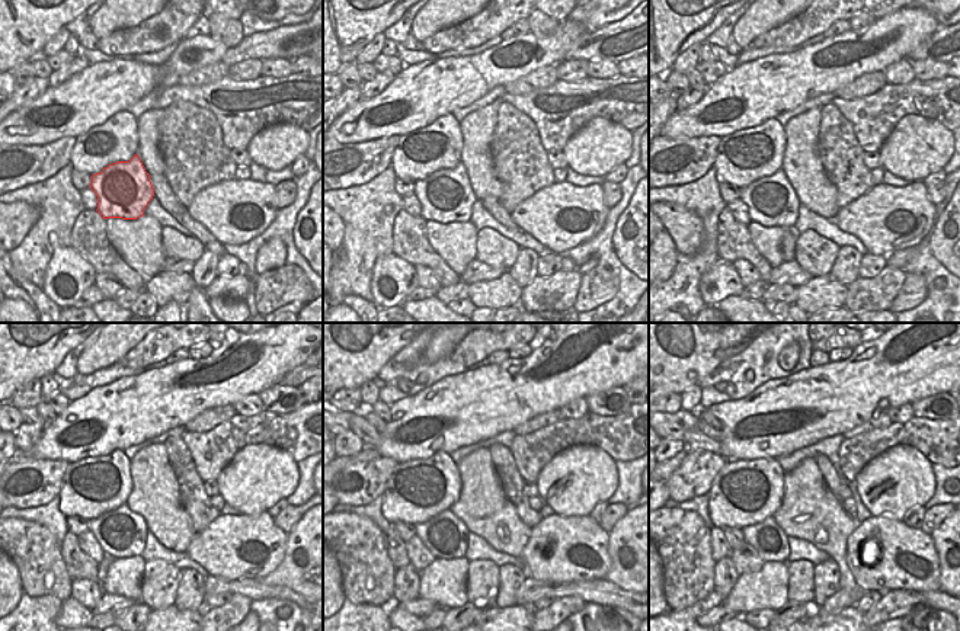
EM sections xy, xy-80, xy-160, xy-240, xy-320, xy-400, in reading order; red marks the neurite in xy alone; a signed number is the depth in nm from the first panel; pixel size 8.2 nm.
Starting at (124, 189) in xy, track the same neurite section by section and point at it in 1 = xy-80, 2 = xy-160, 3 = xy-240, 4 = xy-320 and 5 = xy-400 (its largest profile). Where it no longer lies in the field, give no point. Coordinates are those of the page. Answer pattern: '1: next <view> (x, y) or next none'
1: next xy-80 (445, 197)
2: next xy-160 (771, 201)
3: next xy-240 (121, 532)
4: next xy-320 (445, 535)
5: next xy-400 (767, 538)

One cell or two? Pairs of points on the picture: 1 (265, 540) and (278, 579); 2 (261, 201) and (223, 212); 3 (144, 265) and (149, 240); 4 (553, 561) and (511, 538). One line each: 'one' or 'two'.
1: two
2: one
3: one
4: two

